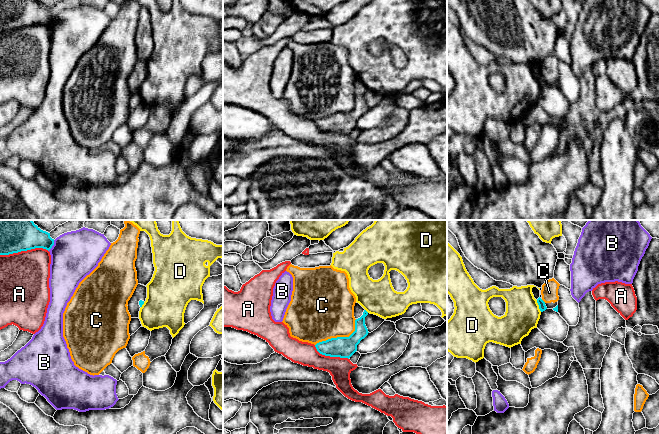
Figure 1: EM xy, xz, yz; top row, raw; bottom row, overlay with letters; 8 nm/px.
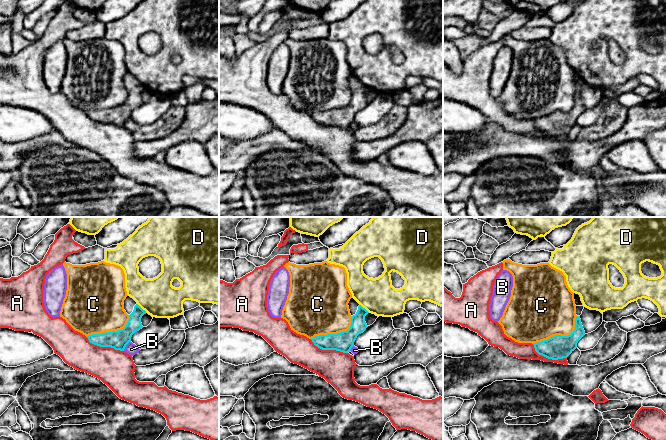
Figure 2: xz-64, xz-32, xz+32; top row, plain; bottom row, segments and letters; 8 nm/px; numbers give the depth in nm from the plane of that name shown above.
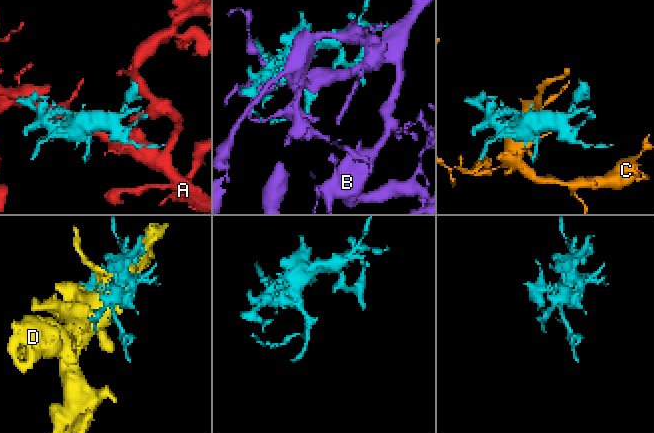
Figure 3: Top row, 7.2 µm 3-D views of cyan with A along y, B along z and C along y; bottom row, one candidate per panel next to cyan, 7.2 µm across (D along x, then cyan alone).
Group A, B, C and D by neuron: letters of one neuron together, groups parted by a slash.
A / B / C / D

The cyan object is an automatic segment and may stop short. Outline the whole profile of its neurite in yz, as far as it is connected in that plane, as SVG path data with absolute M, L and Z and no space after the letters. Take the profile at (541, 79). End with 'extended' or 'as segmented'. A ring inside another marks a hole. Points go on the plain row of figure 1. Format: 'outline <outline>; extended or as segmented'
outline M533 63L532 69L534 71L534 74L537 76L540 87L541 88L545 87L547 83L545 81L545 78L540 74L540 66L537 63Z; extended

